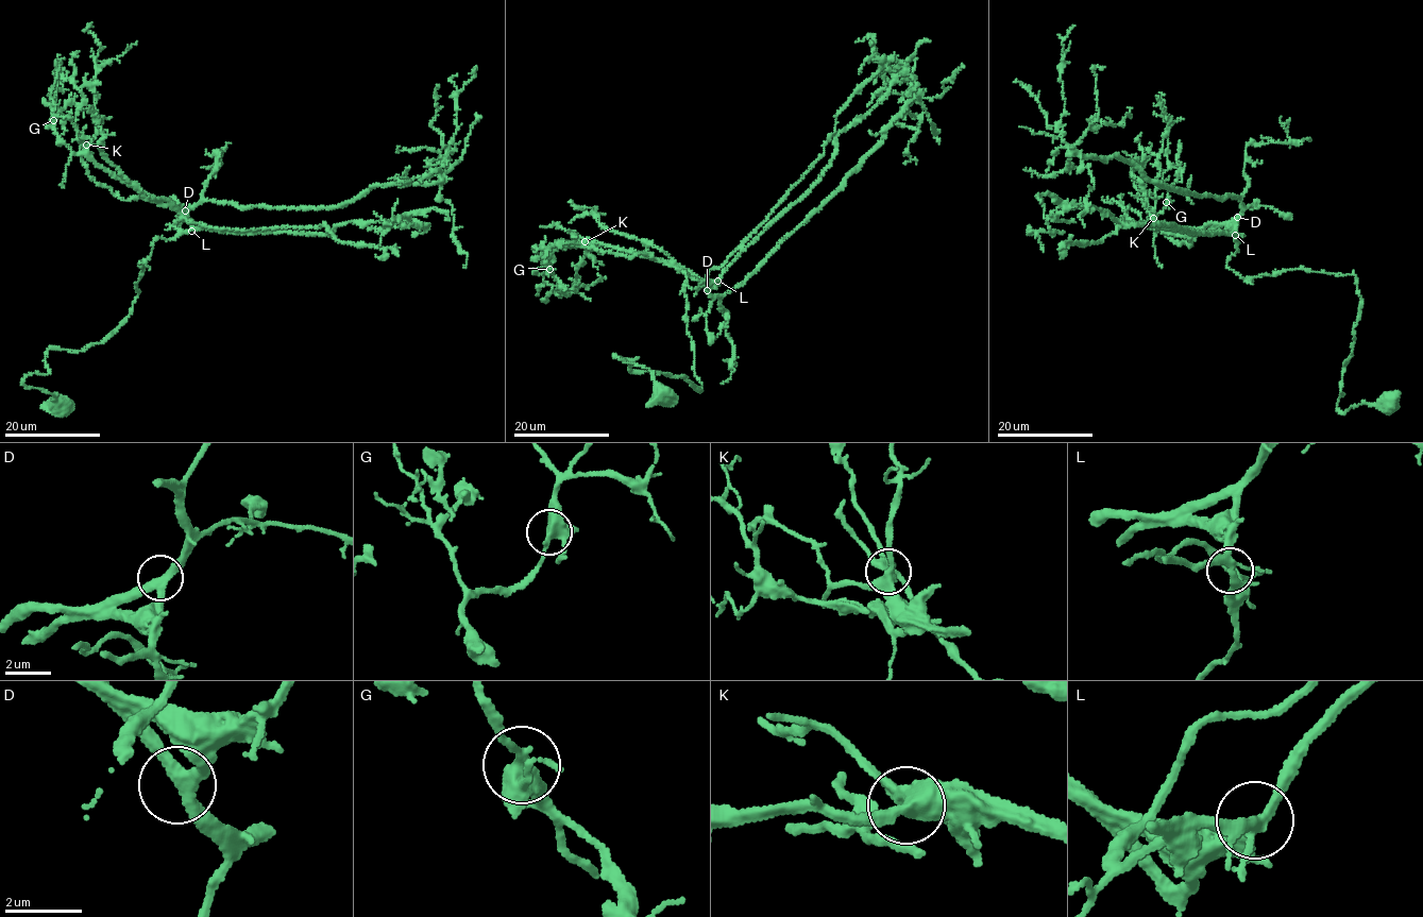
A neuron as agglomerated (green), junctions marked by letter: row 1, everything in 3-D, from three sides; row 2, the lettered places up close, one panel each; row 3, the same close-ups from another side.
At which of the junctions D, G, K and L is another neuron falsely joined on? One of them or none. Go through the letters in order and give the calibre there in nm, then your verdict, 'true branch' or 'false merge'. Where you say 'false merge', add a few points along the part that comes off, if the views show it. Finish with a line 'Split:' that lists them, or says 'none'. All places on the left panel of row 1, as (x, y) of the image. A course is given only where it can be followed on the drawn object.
D: calibre 300 nm; true branch
G: calibre 440 nm; true branch
K: calibre 320 nm; true branch
L: calibre 280 nm; true branch
Split: none

